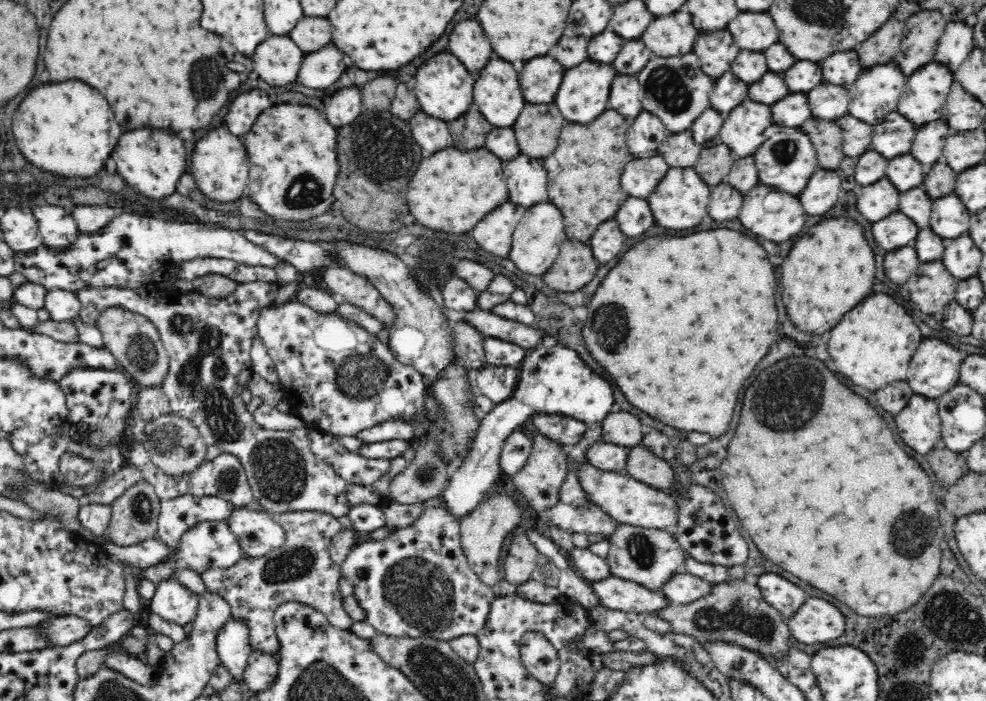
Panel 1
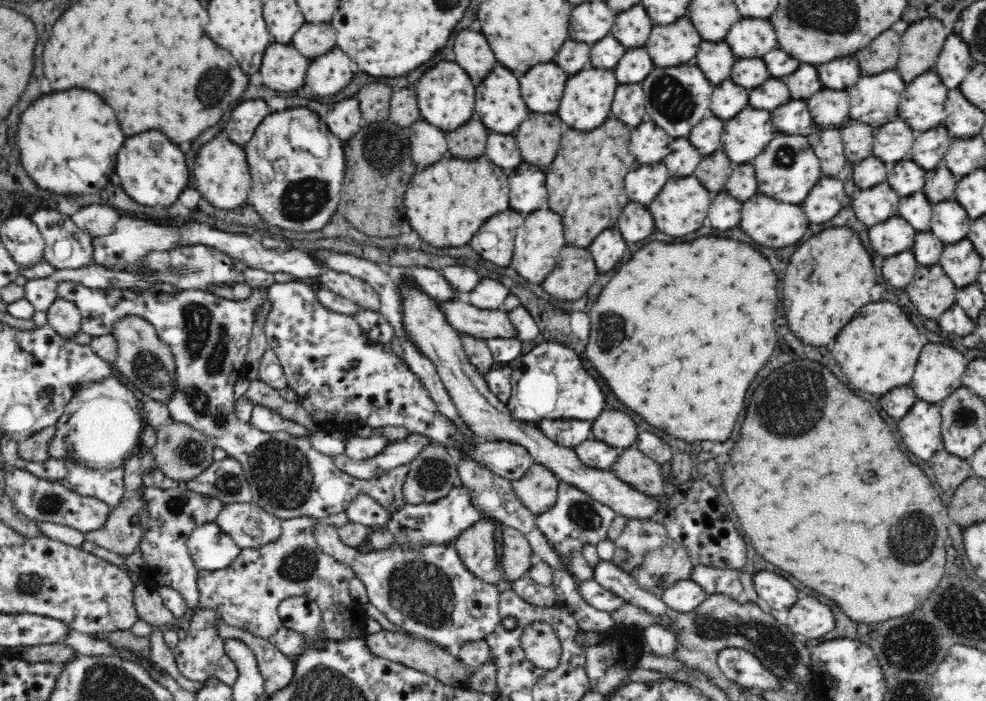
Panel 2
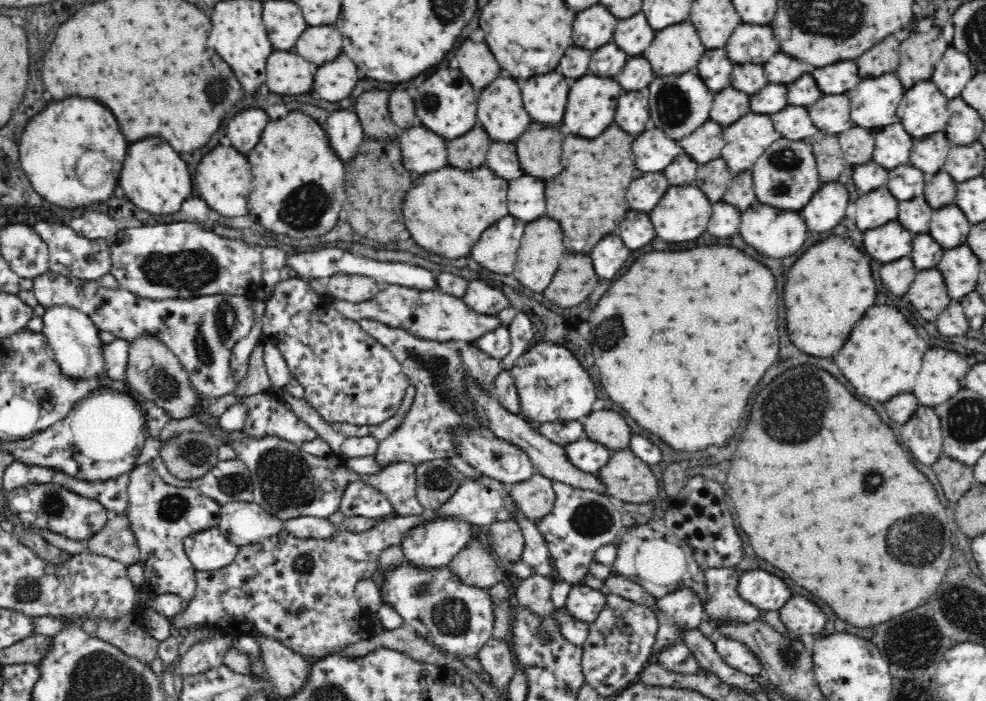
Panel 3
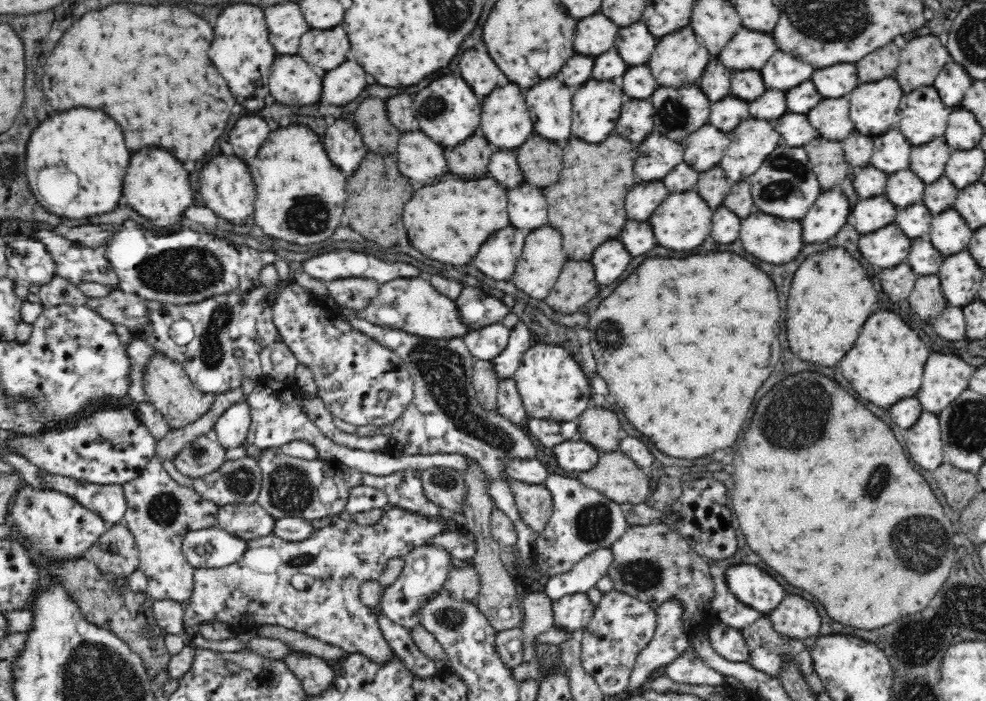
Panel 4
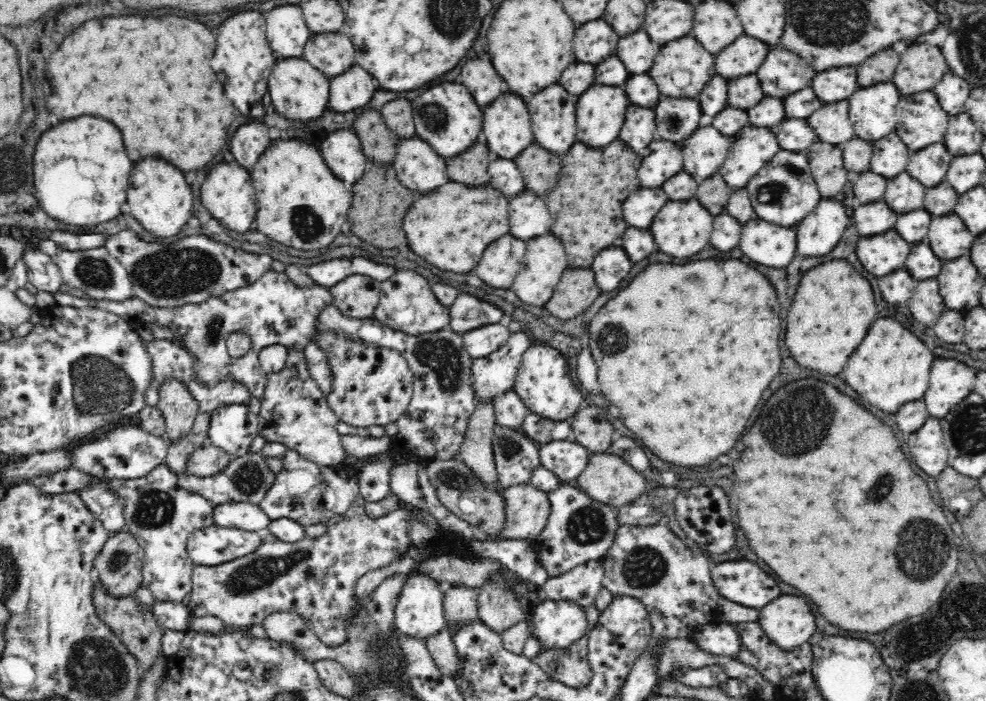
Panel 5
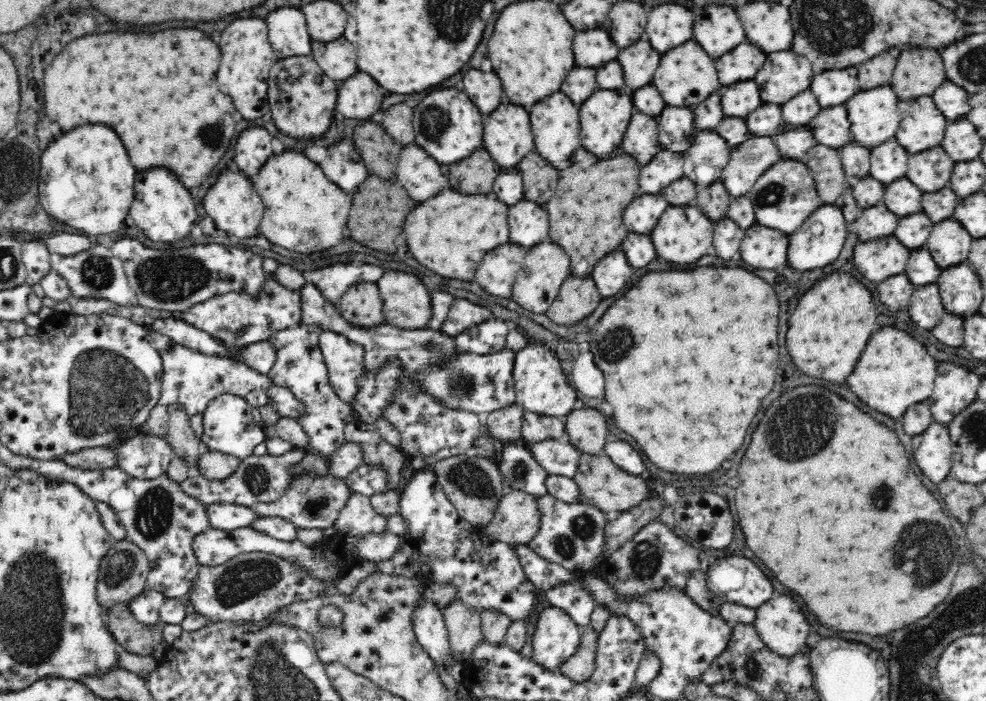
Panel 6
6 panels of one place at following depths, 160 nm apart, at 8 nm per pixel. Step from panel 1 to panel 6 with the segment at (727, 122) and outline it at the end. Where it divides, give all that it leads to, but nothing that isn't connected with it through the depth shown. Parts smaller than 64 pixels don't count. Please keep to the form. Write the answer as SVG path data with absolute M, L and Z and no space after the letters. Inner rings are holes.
M754 136L736 146L729 156L730 162L722 170L721 180L733 197L744 196L757 178L782 158L780 150L768 136Z

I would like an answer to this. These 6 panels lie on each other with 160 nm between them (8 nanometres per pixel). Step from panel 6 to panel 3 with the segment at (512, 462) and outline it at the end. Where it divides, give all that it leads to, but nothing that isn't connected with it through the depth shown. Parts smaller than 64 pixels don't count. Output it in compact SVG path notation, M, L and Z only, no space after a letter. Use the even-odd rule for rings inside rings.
M365 318L359 320L362 330L373 336L380 344L393 352L394 358L402 365L403 373L409 382L416 387L413 405L404 419L402 425L381 440L376 452L373 454L376 465L384 468L394 463L410 463L417 465L436 458L454 457L454 441L450 435L450 428L458 424L467 424L479 430L486 437L494 437L490 429L484 429L478 419L472 401L464 393L462 372L463 364L458 350L452 349L449 342L438 342L421 339L410 335L408 331L394 328L374 320Z

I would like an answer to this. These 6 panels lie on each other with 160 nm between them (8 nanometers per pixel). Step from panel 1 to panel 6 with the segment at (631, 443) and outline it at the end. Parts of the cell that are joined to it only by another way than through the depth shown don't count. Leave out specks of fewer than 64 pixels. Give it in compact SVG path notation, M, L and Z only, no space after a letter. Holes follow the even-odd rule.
M596 404L574 409L565 418L566 439L582 453L602 453L609 434L606 420L607 417L598 412Z

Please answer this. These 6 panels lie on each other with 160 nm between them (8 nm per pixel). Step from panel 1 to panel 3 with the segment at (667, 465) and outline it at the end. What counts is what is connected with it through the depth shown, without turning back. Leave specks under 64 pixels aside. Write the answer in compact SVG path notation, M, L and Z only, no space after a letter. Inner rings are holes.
M629 448L621 450L622 452L611 452L610 460L597 472L607 488L607 494L611 494L618 503L654 503L658 496L658 480L650 469L650 465L640 460L634 452L630 452Z

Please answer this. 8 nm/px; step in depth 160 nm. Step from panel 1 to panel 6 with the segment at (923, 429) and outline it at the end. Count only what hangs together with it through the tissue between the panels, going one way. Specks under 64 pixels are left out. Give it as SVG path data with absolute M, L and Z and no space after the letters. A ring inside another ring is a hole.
M933 421L922 434L912 438L912 446L916 464L932 482L938 484L950 475L952 441L945 425Z

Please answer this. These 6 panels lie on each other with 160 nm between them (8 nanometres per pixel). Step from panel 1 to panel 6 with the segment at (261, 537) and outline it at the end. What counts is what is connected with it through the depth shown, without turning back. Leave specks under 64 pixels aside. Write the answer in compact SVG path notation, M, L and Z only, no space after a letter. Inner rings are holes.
M208 504L206 510L211 527L224 531L250 527L260 518L253 507L239 504Z

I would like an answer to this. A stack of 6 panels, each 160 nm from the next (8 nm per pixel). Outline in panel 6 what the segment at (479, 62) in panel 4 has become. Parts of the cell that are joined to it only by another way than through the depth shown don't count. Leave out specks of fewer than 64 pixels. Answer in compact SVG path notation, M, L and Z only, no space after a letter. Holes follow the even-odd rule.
M472 68L464 74L464 86L482 114L490 114L502 102L502 84L494 72Z

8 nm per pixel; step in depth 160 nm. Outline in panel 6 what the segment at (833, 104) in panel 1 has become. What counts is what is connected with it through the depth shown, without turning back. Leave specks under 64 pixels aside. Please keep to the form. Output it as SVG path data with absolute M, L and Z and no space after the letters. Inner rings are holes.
M844 106L824 108L818 116L808 122L808 128L814 132L820 144L840 148L852 140L850 136L850 122Z

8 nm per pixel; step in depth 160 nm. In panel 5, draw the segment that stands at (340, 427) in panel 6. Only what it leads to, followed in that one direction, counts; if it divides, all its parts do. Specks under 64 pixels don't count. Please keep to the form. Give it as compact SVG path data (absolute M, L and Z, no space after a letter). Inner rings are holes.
M286 344L288 358L286 366L277 373L266 373L265 392L260 398L258 410L258 435L265 443L279 442L304 458L322 466L345 462L346 448L341 445L341 434L336 430L339 418L328 408L326 395L310 379L306 369L304 350L296 351L294 344Z

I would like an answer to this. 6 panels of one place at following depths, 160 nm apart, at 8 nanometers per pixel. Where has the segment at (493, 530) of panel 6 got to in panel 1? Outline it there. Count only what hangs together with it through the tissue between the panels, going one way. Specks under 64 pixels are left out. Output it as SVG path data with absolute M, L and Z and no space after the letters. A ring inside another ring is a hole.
M537 432L532 438L532 448L526 464L522 466L514 479L514 484L523 498L527 499L530 505L542 506L542 508L553 507L560 496L562 483L566 480L569 473L568 448L552 438L548 438Z

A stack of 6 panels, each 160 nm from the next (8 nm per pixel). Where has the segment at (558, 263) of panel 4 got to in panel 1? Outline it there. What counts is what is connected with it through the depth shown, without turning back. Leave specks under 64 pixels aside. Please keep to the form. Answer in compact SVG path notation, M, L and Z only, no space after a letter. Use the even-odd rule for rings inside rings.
M542 202L542 204L536 204L526 210L526 216L520 220L520 224L514 232L508 258L522 272L540 276L554 264L554 260L558 256L558 248L561 247L560 244L564 240L566 240L566 234L564 234L564 222L562 222L560 210L550 202Z

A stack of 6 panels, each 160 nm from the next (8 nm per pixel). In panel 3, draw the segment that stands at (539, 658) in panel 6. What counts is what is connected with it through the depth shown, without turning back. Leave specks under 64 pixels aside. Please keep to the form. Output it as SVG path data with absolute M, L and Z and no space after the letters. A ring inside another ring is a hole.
M573 584L564 608L576 619L592 624L598 620L606 604L606 591L595 590L583 584Z

